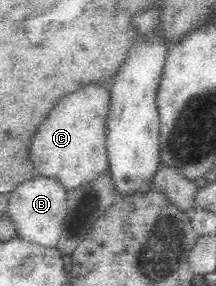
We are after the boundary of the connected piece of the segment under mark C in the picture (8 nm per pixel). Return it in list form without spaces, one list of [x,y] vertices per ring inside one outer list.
[[[102,83],[82,85],[78,91],[64,95],[38,125],[28,157],[34,165],[34,173],[58,177],[62,186],[70,190],[94,179],[95,175],[109,169],[107,131],[111,102],[110,91]]]

